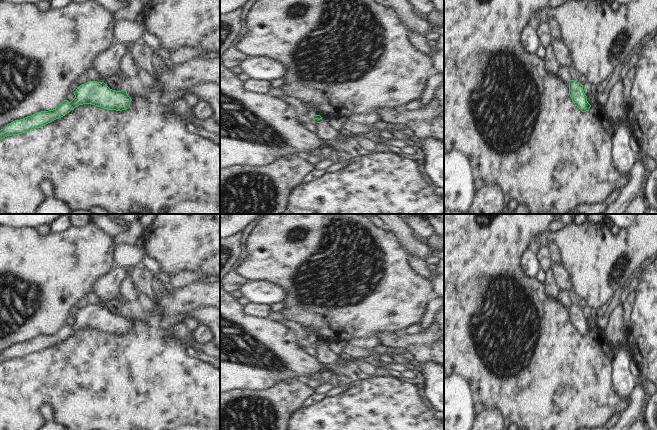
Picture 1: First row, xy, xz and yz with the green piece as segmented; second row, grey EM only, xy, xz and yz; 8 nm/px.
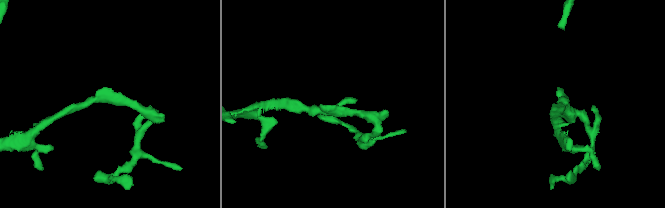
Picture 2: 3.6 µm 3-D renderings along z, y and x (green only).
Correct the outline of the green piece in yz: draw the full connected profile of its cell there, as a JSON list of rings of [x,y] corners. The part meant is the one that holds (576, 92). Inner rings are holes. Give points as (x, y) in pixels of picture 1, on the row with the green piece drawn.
[[[569,80],[569,95],[575,106],[582,112],[590,109],[591,105],[587,101],[587,96],[583,91],[582,84],[574,80]]]

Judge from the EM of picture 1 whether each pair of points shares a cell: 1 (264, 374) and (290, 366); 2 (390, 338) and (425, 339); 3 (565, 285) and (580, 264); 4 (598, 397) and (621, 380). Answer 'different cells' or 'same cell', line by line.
1: same cell
2: same cell
3: different cells
4: different cells

